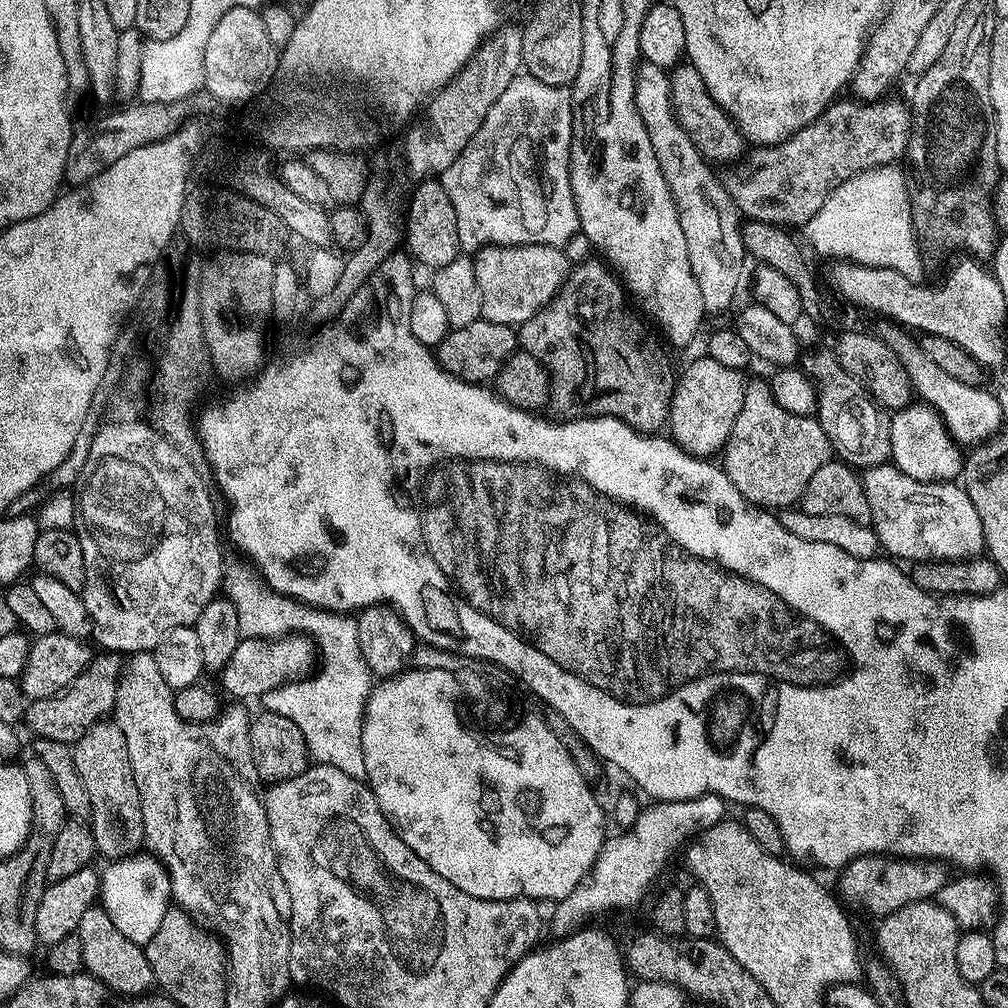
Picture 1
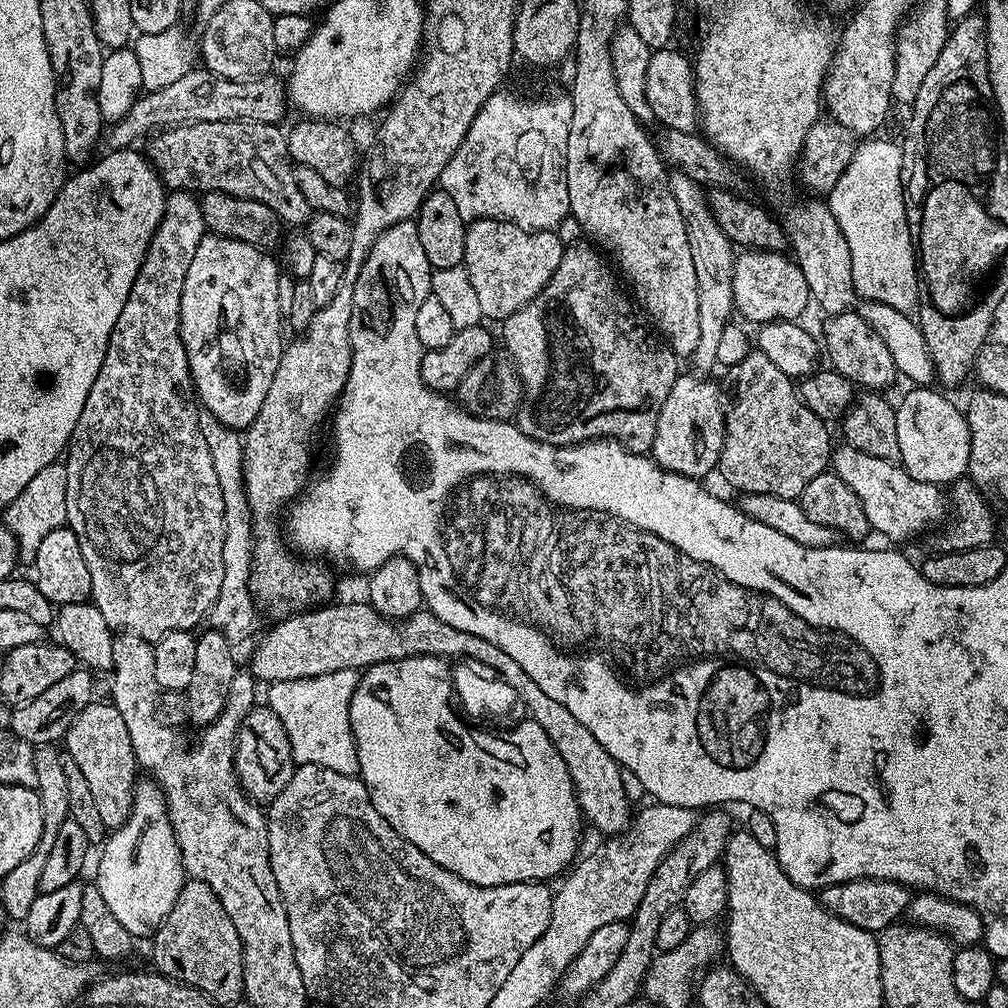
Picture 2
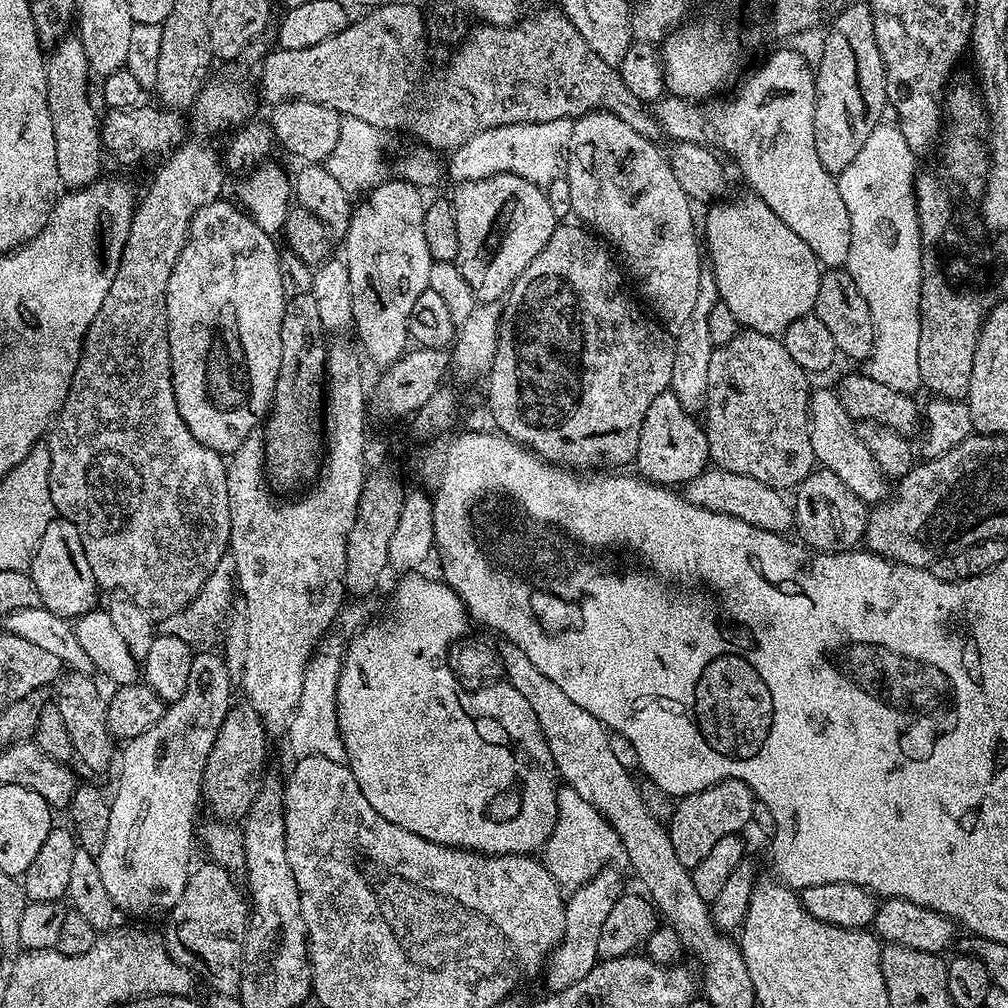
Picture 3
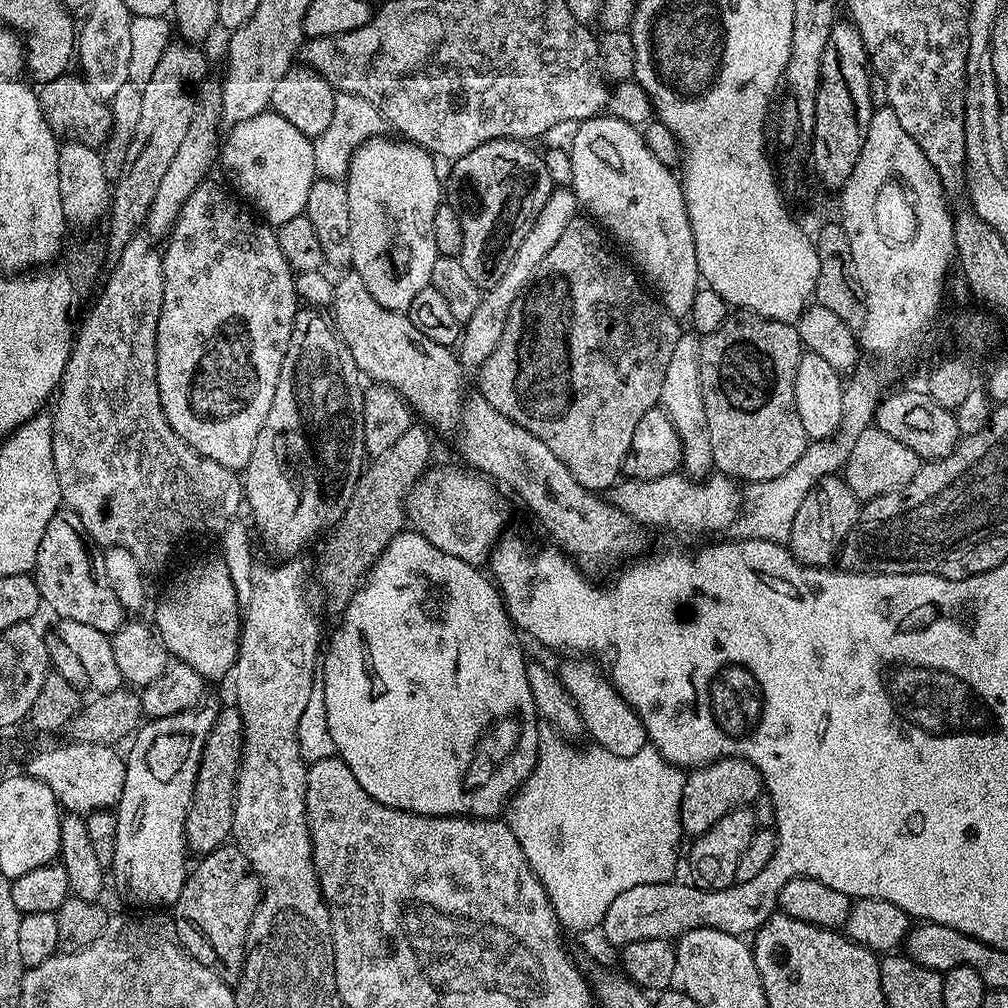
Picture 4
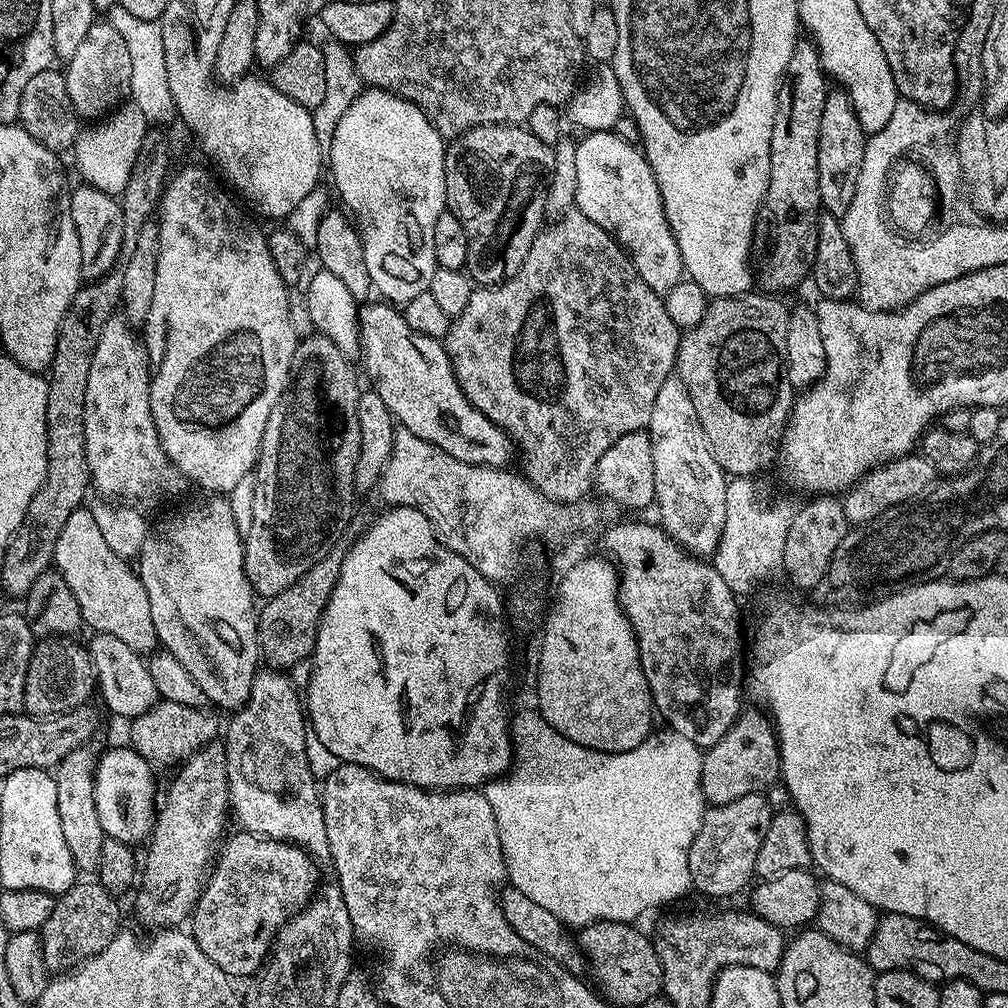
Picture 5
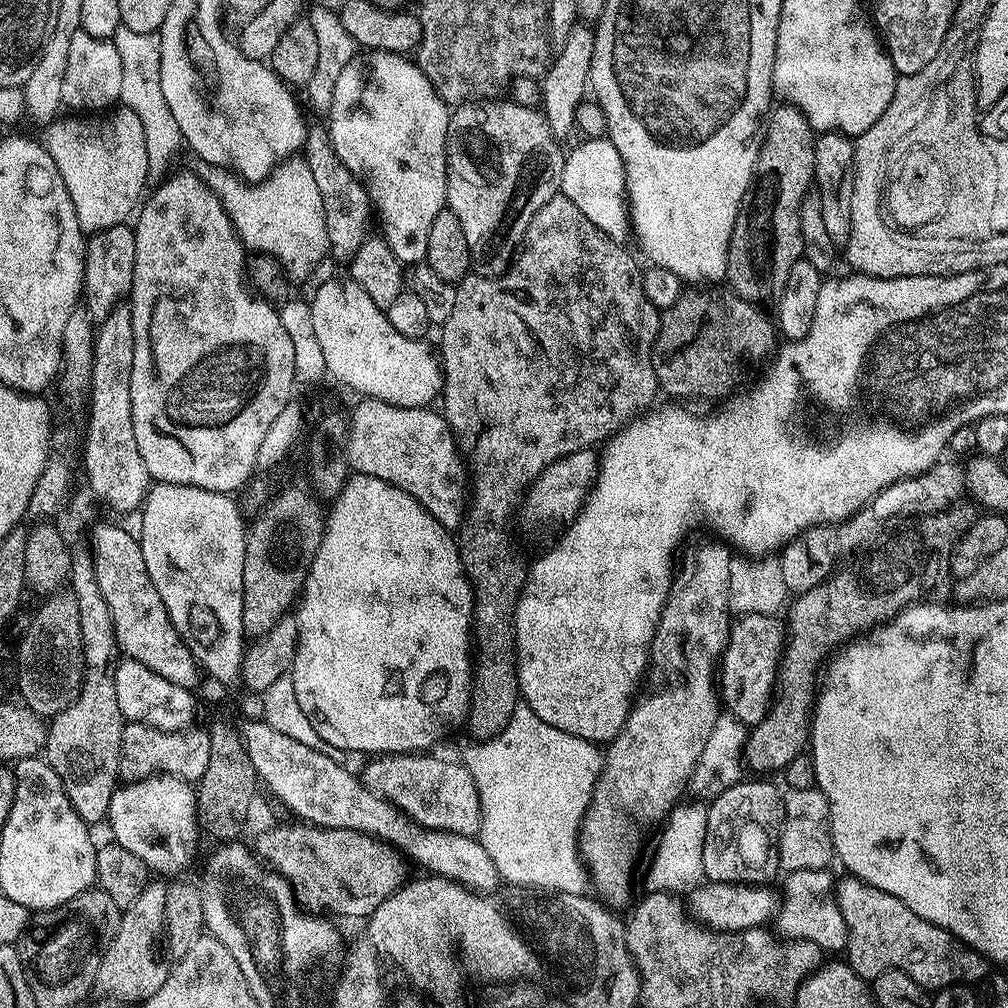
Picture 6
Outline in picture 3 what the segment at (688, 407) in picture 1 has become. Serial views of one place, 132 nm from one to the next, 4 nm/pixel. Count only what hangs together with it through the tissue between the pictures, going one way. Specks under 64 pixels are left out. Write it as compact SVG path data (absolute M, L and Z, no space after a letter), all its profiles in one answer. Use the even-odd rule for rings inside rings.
M672 391L658 394L658 398L650 402L650 410L646 410L646 418L642 422L642 434L638 438L638 450L634 461L635 471L649 484L657 486L687 486L694 478L698 478L698 474L702 474L709 467L710 457L705 425L701 421L699 424L696 420L699 419L684 408L682 402L678 402Z

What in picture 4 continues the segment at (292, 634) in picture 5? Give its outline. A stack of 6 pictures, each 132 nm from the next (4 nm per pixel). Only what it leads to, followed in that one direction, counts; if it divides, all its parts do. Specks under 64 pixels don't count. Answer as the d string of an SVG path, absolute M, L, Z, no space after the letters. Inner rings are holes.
M413 423L412 428L406 430L406 434L398 438L398 442L394 442L391 450L386 450L386 454L375 457L361 472L358 486L354 486L354 498L350 498L350 506L346 506L346 514L342 514L336 527L327 533L323 541L325 544L324 553L320 556L320 588L324 591L325 609L328 607L330 611L336 612L335 614L344 613L346 606L352 601L354 594L360 591L368 573L386 550L388 543L400 532L405 531L408 491L420 481L420 477L430 467L428 459L432 456L431 435L433 436L433 433L423 423Z

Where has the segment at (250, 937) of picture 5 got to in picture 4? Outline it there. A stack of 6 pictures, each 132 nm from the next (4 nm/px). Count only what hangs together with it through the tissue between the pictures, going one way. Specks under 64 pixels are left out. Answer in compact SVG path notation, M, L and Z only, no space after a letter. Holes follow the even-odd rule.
M232 842L221 844L213 852L201 855L199 860L200 865L189 871L174 906L176 936L191 956L214 968L223 980L236 982L244 968L248 931L260 907L260 880L252 871L244 849Z

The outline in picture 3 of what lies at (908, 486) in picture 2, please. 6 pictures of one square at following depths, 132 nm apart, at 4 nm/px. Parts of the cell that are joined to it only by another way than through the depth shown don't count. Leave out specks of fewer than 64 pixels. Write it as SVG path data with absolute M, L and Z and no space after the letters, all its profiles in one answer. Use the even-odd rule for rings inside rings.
M831 387L820 388L811 393L810 396L810 419L812 429L810 430L810 440L814 446L814 454L819 467L830 470L858 494L865 504L875 506L881 500L887 500L890 495L889 477L884 475L884 471L874 462L874 454L866 450L866 442L858 438L856 424L852 416L846 414L846 406L836 397L835 391Z

